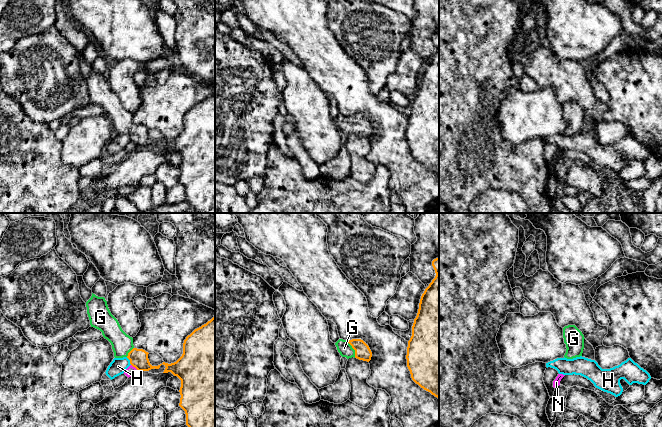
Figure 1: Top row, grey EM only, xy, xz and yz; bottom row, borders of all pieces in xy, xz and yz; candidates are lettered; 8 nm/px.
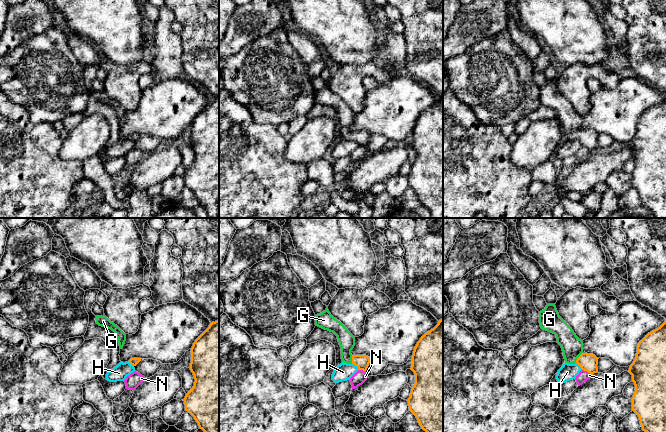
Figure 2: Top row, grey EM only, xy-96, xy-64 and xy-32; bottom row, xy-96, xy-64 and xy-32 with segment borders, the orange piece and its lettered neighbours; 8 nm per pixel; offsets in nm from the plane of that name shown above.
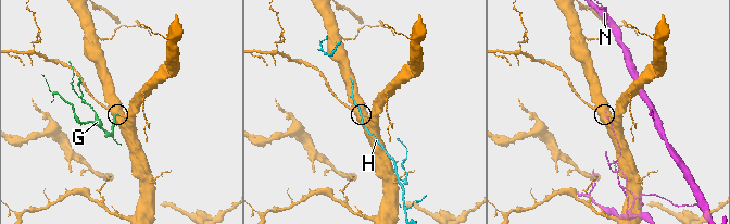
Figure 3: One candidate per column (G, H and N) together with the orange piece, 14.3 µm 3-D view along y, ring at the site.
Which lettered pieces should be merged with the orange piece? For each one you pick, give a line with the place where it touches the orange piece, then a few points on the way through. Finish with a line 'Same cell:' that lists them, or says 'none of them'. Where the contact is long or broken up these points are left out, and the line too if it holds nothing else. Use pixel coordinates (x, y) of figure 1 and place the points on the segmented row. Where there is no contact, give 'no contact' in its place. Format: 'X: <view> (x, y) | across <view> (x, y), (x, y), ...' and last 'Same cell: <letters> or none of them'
G: xz (353, 348) | across xz (362, 351), (353, 348), (344, 348)
Same cell: G

